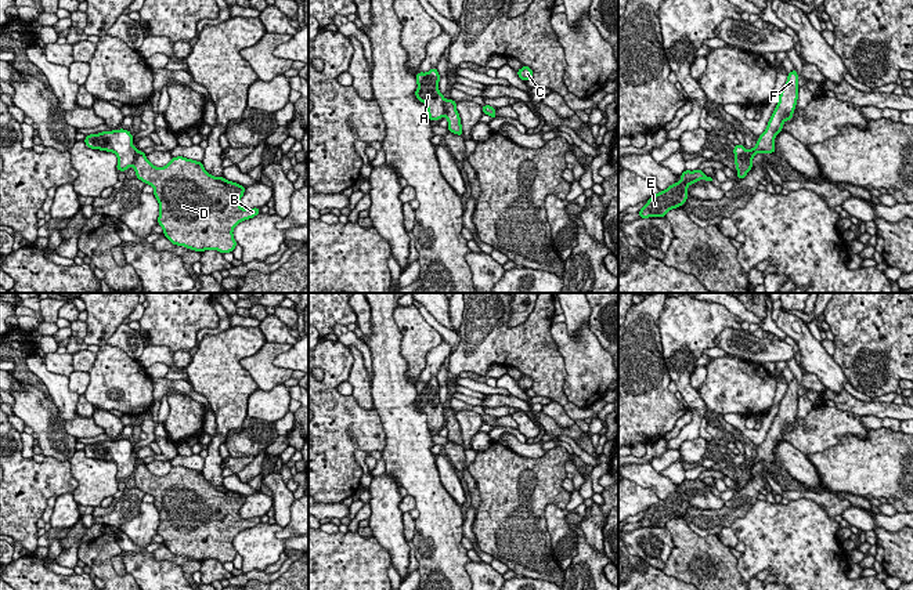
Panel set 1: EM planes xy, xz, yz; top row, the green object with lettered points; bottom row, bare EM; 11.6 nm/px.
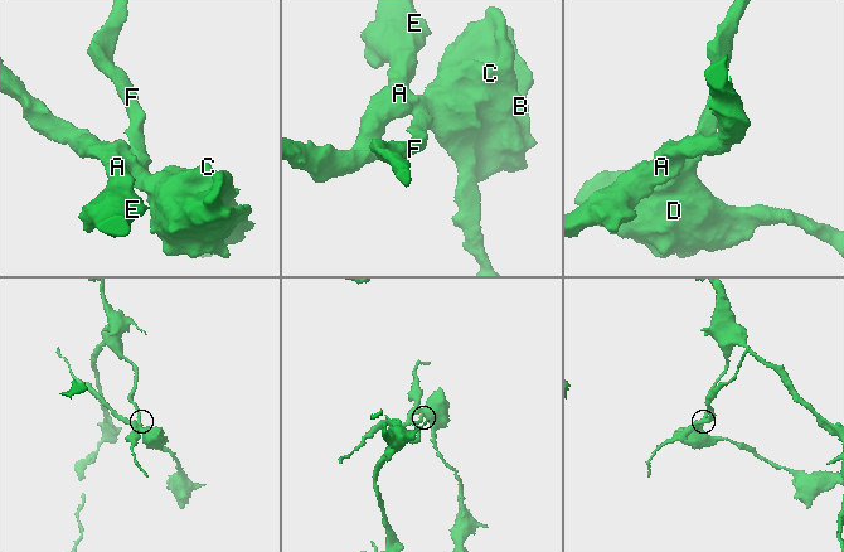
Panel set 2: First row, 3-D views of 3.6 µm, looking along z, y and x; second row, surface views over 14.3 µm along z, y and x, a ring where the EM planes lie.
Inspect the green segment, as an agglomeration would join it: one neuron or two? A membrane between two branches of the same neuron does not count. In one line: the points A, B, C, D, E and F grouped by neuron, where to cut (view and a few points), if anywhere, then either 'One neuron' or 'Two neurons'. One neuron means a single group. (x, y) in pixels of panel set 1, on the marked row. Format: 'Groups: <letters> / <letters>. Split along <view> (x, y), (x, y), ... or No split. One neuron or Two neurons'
Groups: A E / B C D F. Split along xy (139, 151), (132, 165). Two neurons

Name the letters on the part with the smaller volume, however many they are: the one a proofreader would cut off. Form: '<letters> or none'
A, E

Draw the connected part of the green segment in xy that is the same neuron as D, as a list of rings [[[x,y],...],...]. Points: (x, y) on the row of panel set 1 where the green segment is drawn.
[[[138,151],[133,167],[136,178],[154,187],[154,196],[159,203],[158,225],[163,228],[163,235],[176,246],[201,253],[205,250],[217,250],[221,254],[232,253],[238,245],[232,235],[234,228],[260,213],[259,207],[242,209],[239,206],[246,187],[224,177],[210,175],[202,162],[176,156],[166,166],[156,167],[142,151]]]

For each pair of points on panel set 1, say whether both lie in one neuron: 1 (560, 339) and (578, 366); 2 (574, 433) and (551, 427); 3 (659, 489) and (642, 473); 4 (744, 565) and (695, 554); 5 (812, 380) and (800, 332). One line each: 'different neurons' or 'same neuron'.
1: same neuron
2: same neuron
3: same neuron
4: different neurons
5: different neurons

